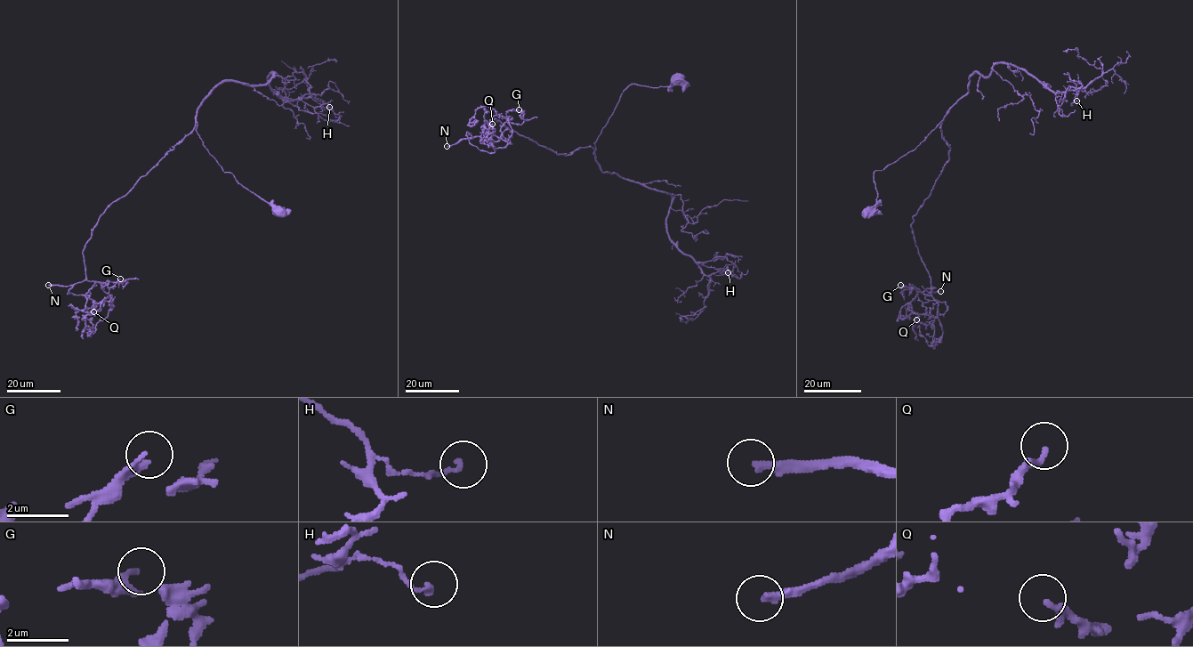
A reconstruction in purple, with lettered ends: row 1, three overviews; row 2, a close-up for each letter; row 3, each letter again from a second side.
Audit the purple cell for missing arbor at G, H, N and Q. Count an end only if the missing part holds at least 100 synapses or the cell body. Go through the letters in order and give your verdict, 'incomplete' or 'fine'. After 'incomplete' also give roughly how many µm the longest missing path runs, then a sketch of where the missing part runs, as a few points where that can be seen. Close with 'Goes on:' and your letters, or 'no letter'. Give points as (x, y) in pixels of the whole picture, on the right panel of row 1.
G: fine
H: fine
N: incomplete; missing 70 µm; course (940, 291), (925, 292), (896, 315), (913, 316), (916, 312), (912, 304)
Q: fine
Goes on: N

